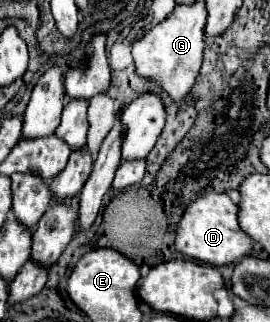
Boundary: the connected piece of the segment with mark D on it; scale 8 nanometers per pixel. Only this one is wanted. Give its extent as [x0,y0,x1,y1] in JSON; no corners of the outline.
[176,192,254,266]

